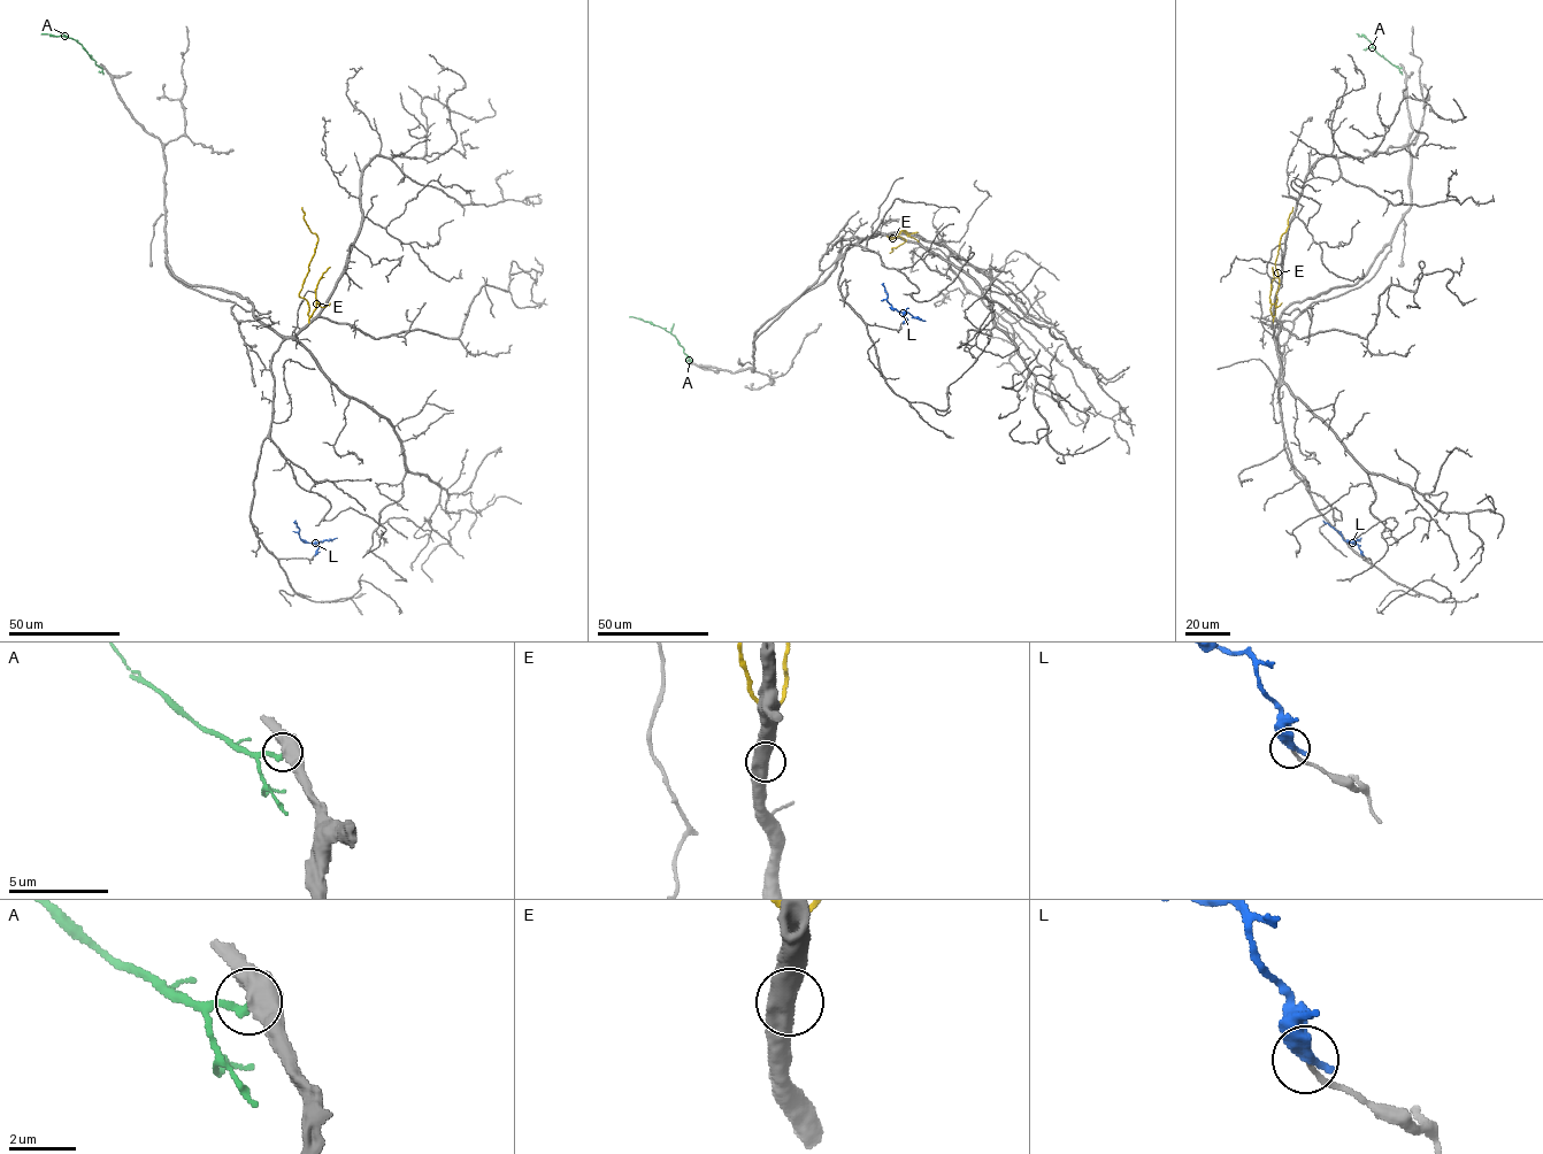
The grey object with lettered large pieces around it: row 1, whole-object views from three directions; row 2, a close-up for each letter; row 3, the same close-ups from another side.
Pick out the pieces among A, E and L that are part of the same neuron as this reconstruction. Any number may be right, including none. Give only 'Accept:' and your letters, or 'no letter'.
Accept: no letter

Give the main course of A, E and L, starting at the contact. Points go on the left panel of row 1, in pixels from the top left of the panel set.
A: (102, 68), (75, 39), (41, 33)
E: (308, 322), (308, 302), (299, 292), (317, 236), (311, 231), (302, 207)
L: (315, 554), (319, 546), (301, 539), (296, 520)

